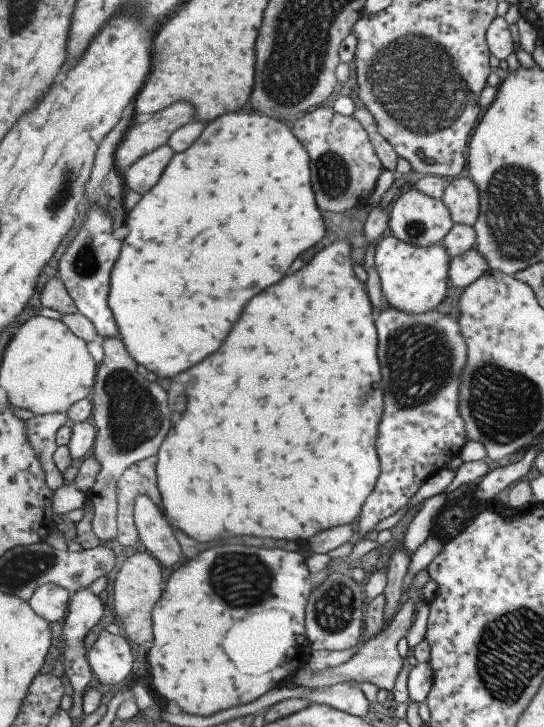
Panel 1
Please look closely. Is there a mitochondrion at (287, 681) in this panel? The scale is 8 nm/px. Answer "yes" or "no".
no

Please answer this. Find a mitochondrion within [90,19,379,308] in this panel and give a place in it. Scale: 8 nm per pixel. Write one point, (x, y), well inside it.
(334, 178)

